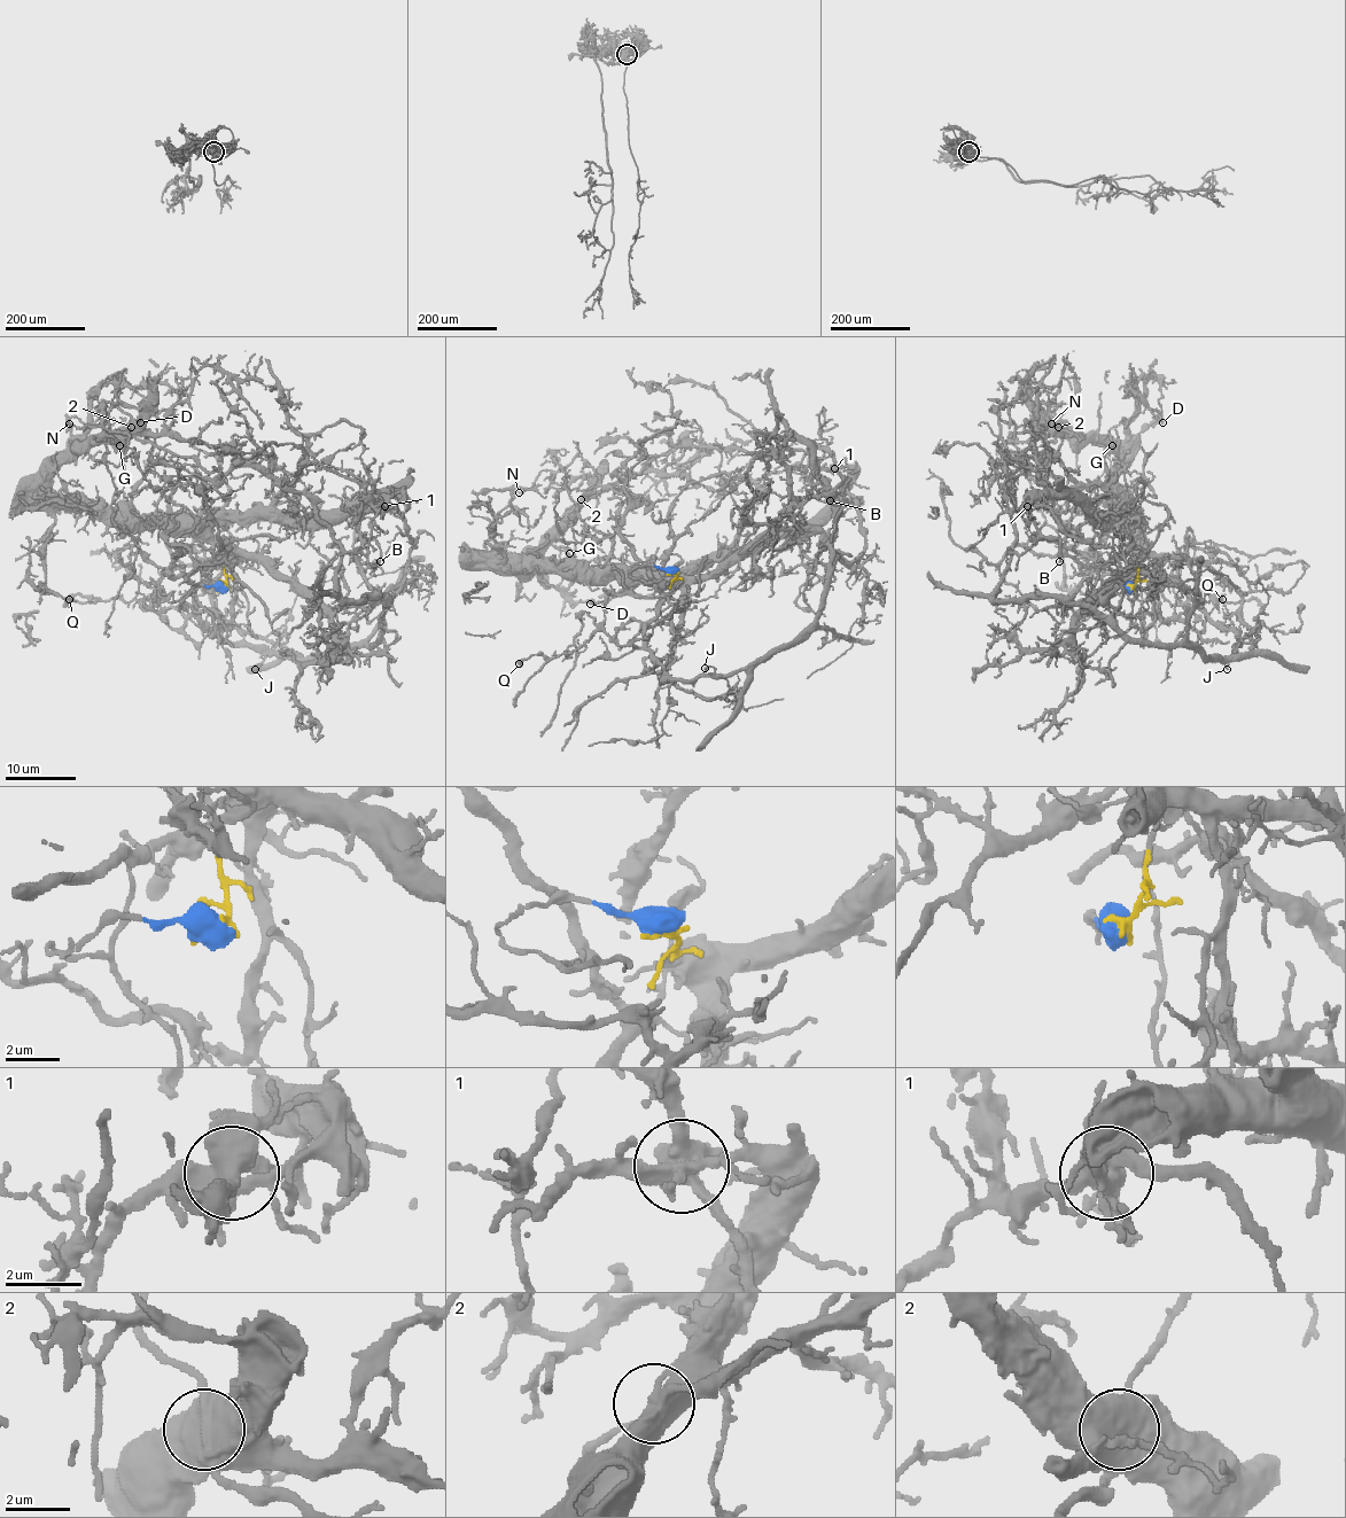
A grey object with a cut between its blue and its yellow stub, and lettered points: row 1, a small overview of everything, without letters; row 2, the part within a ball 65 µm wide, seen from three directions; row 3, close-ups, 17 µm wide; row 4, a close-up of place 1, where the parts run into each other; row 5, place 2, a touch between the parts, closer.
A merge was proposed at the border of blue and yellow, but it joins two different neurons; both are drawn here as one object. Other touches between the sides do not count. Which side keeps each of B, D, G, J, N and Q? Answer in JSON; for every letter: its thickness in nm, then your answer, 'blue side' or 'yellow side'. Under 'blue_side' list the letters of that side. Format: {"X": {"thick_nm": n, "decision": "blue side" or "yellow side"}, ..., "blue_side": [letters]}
{"B": {"thick_nm": 170, "decision": "yellow side"}, "D": {"thick_nm": 150, "decision": "yellow side"}, "G": {"thick_nm": 140, "decision": "yellow side"}, "J": {"thick_nm": 130, "decision": "blue side"}, "N": {"thick_nm": 180, "decision": "yellow side"}, "Q": {"thick_nm": 280, "decision": "blue side"}, "blue_side": ["J", "Q"]}

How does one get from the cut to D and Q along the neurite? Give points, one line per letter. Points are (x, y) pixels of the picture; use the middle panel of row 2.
D: (674, 573), (676, 582), (645, 582), (591, 570), (578, 560), (500, 559), (533, 567), (546, 585), (591, 605)
Q: (674, 573), (630, 573), (653, 580), (661, 600), (640, 646), (596, 631), (568, 654), (519, 664)

